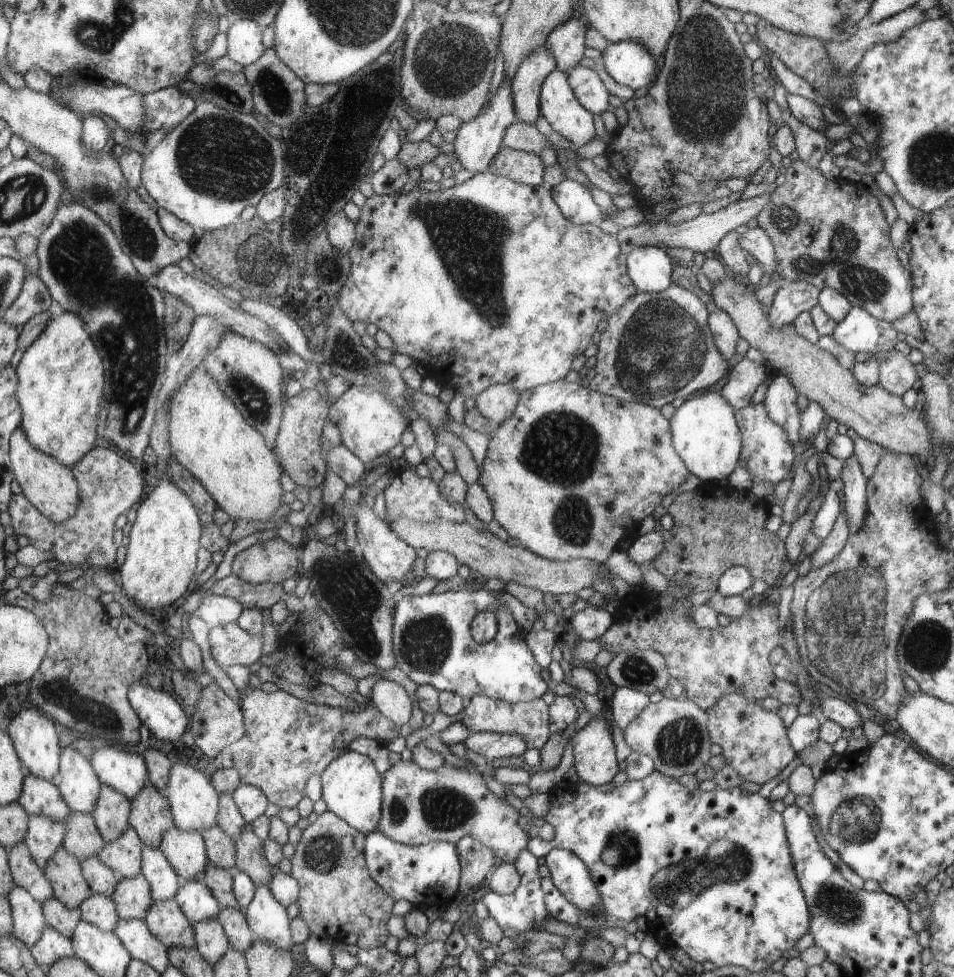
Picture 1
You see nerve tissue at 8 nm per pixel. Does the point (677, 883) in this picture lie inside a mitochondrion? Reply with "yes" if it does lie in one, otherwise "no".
yes

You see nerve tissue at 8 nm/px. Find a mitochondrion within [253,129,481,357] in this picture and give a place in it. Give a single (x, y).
(330, 268)

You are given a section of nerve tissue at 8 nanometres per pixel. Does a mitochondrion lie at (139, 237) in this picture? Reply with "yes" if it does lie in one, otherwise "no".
yes

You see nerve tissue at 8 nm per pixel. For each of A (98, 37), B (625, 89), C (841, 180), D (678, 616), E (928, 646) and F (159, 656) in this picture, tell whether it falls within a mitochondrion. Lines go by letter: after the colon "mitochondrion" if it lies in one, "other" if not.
A: mitochondrion
B: other
C: other
D: mitochondrion
E: mitochondrion
F: other

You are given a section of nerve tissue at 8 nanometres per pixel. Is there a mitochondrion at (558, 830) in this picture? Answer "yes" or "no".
no

